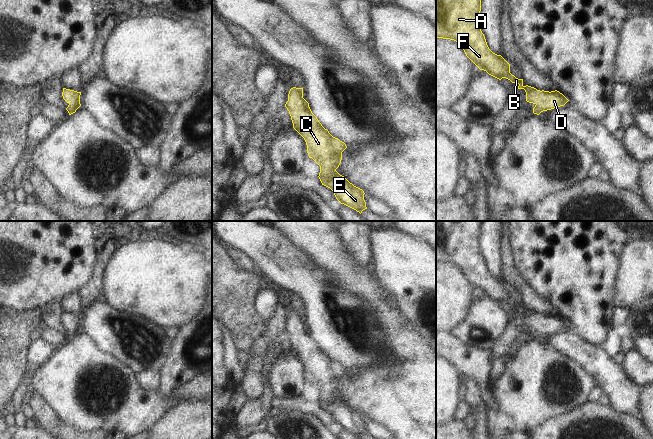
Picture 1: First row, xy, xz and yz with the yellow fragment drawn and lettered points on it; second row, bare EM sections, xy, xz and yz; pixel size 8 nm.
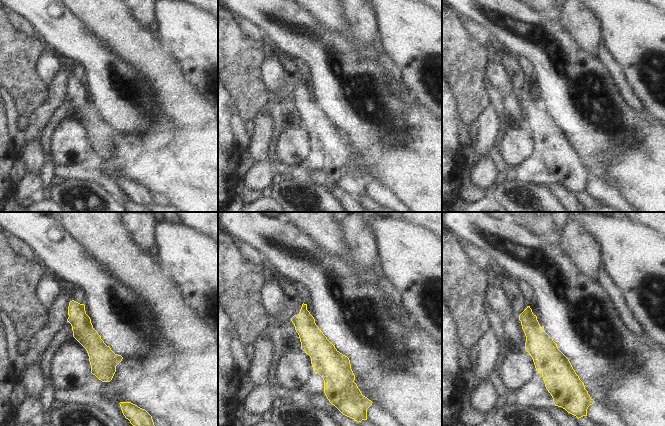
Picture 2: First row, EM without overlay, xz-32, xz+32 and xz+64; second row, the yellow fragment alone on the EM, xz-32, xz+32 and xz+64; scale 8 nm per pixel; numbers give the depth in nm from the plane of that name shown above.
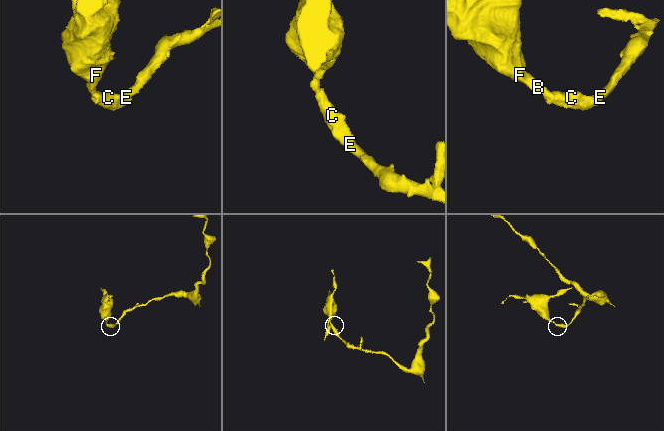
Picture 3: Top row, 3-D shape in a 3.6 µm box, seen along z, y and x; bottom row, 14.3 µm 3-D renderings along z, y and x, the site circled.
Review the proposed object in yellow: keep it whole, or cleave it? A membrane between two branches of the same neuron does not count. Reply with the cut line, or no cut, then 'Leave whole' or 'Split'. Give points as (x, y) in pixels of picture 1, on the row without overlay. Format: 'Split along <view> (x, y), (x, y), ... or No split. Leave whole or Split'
No split. Leave whole.

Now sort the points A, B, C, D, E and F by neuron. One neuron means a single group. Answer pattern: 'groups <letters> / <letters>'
groups A B C D E F

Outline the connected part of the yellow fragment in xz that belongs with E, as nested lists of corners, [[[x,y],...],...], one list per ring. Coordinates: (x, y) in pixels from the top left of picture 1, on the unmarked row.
[[[303,312],[290,313],[285,331],[291,340],[293,352],[306,366],[309,382],[320,390],[318,401],[322,409],[330,412],[341,428],[361,438],[367,433],[364,415],[336,395],[346,368],[333,361],[312,337],[309,327],[303,322]]]

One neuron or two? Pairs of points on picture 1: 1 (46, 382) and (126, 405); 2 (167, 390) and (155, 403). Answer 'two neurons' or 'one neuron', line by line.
1: one neuron
2: two neurons

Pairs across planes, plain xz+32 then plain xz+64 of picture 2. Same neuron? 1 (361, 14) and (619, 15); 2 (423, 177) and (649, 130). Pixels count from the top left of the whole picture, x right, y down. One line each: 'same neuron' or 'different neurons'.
1: different neurons
2: same neuron

